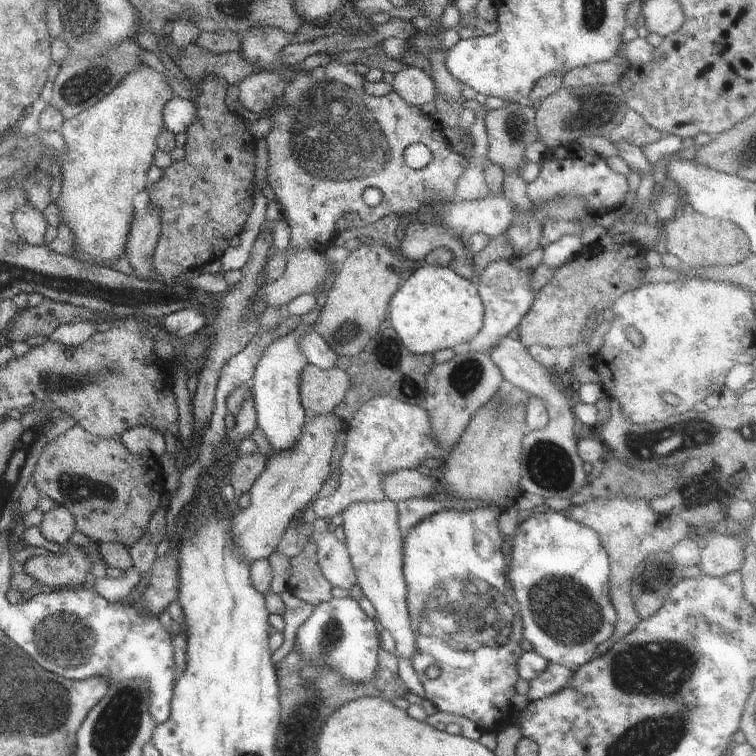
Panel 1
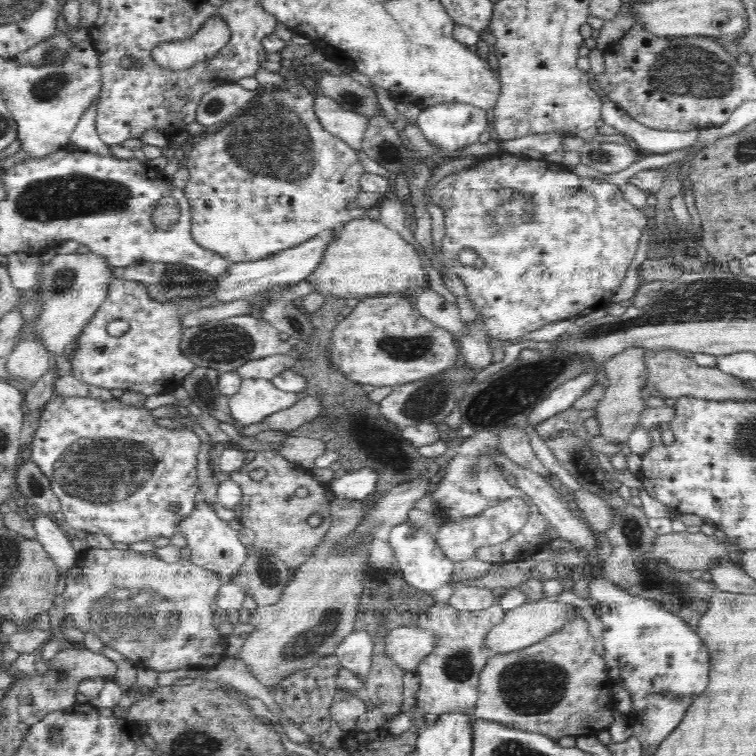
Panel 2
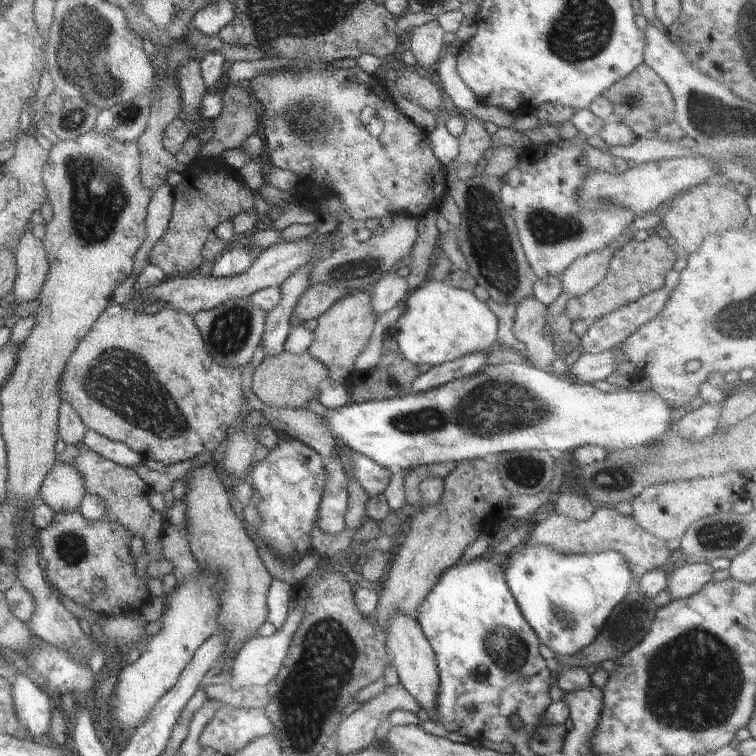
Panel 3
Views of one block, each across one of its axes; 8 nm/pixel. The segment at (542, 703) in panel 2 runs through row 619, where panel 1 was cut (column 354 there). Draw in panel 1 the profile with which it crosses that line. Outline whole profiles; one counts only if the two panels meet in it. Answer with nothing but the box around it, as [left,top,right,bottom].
[312,518,357,591]

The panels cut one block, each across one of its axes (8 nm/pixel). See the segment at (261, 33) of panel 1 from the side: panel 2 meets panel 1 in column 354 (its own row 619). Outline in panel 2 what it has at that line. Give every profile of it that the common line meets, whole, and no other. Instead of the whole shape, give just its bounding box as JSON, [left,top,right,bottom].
[62,547,228,672]

